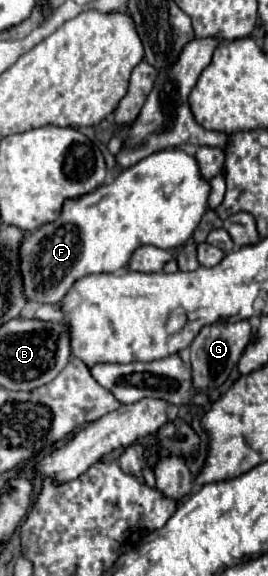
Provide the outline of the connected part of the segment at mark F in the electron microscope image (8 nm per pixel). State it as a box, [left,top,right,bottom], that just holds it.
[21,149,211,305]

